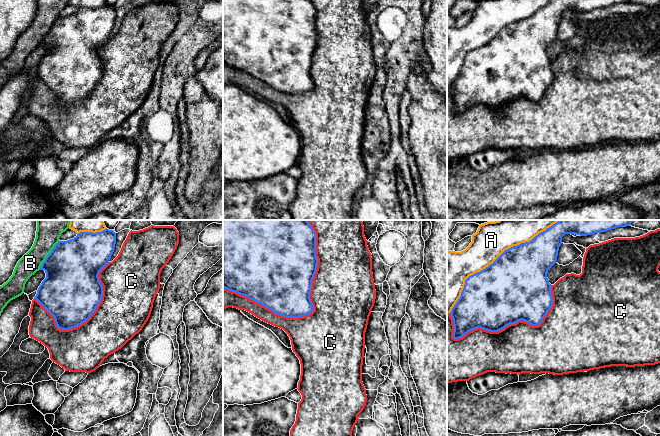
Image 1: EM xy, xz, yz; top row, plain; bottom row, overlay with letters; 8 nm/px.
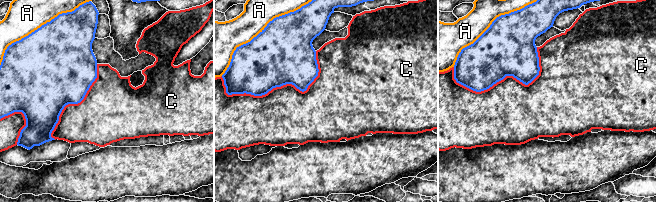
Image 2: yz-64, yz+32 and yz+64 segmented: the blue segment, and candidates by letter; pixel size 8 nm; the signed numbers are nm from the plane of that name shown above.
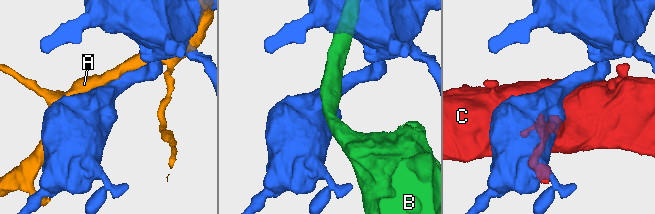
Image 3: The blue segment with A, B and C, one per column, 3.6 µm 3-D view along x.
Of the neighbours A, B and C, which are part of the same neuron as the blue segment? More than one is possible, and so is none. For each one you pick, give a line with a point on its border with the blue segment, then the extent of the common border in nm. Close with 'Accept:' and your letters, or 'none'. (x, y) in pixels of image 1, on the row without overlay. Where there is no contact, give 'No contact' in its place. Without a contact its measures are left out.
Accept: none

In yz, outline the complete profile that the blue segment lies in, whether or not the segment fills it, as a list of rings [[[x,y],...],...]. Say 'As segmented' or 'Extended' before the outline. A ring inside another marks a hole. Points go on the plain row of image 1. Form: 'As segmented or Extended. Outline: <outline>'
As segmented. Outline: [[[553,0],[539,9],[531,17],[521,19],[505,26],[492,40],[469,52],[465,56],[461,72],[452,84],[450,90],[453,95],[453,114],[462,114],[468,108],[481,104],[490,108],[498,108],[510,100],[525,97],[532,102],[538,102],[547,88],[553,82],[551,60],[547,54],[548,46],[556,39],[562,13],[565,10],[580,12],[606,8],[617,3],[626,3],[631,0]]]

